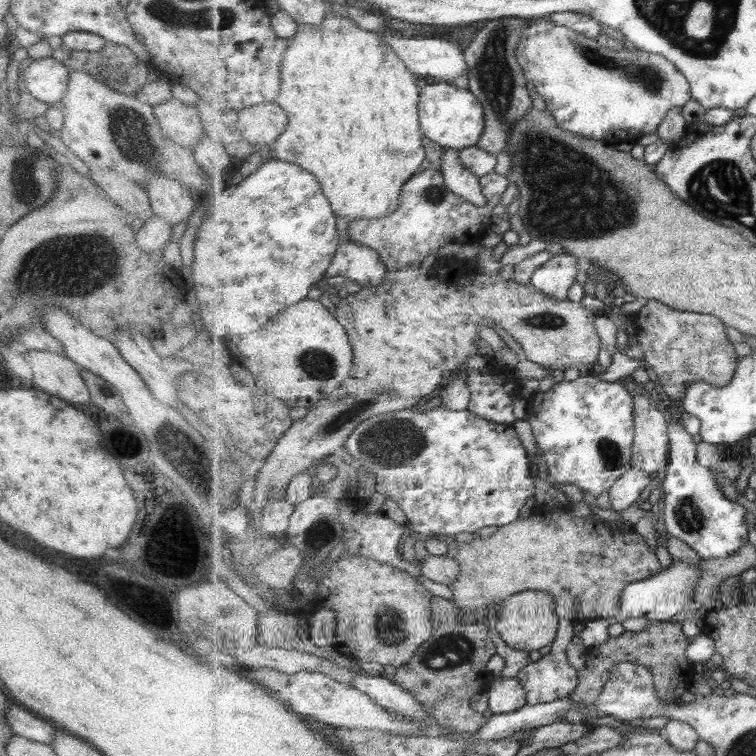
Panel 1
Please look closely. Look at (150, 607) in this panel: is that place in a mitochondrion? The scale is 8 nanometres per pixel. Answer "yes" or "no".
no

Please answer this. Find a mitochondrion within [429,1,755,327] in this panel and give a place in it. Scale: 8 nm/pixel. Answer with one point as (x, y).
(563, 204)

